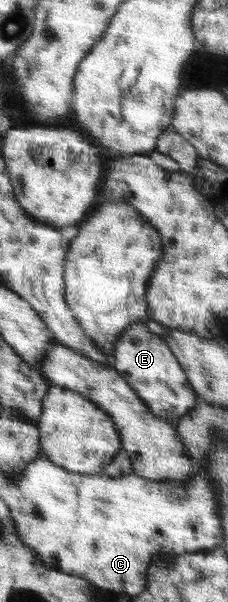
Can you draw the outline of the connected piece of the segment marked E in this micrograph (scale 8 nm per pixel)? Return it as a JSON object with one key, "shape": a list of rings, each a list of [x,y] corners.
{"shape":[[[144,321],[134,323],[119,336],[113,358],[112,368],[137,392],[154,416],[176,425],[182,416],[199,403],[186,373],[165,339],[151,333]]]}

